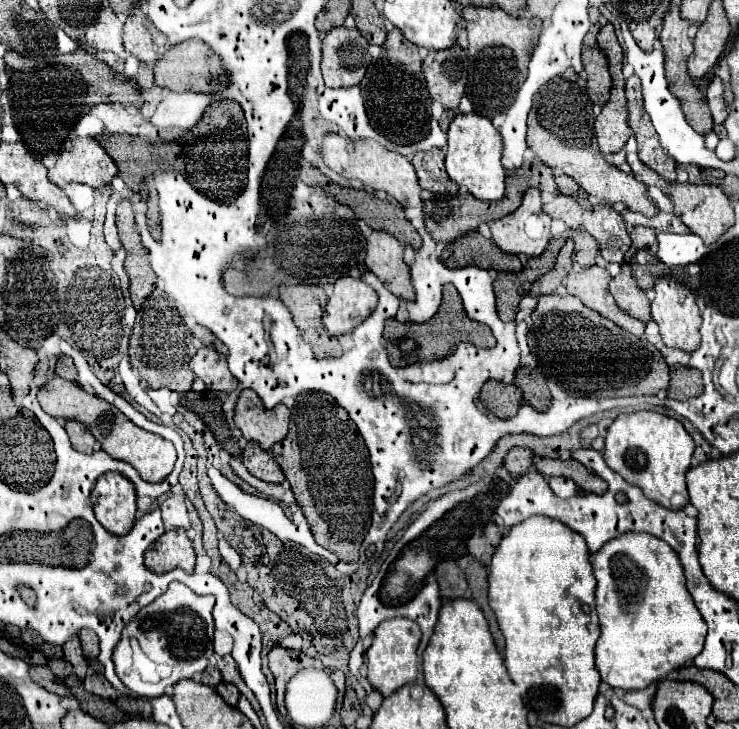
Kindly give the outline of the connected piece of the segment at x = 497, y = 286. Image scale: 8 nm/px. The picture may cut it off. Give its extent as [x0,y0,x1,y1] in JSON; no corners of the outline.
[494,246,556,322]

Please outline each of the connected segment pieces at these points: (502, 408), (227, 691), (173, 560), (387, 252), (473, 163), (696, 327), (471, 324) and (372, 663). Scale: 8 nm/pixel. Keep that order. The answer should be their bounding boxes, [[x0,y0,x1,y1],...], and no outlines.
[[480,380,522,418],[216,682,240,706],[144,528,196,574],[366,230,414,300],[446,112,506,200],[652,276,700,352],[384,284,496,366],[366,618,420,696]]

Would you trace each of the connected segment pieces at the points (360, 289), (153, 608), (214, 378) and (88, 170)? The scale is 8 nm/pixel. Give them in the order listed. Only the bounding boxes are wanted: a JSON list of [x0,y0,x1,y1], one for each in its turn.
[[322,276,376,336],[112,582,214,698],[190,346,236,392],[48,136,118,188]]

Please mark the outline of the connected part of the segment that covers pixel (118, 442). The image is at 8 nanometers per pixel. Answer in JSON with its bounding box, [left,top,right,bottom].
[38,376,176,482]

